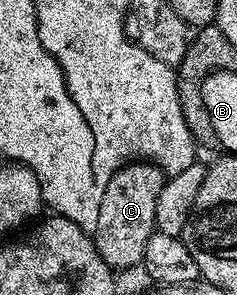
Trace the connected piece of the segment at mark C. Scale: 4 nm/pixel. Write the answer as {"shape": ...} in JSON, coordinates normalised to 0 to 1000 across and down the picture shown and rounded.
{"shape":[[[557,542],[511,563],[464,624],[447,624],[397,817],[430,881],[481,922],[603,892],[616,814],[658,780],[658,695],[696,614],[692,580],[654,549]]]}

